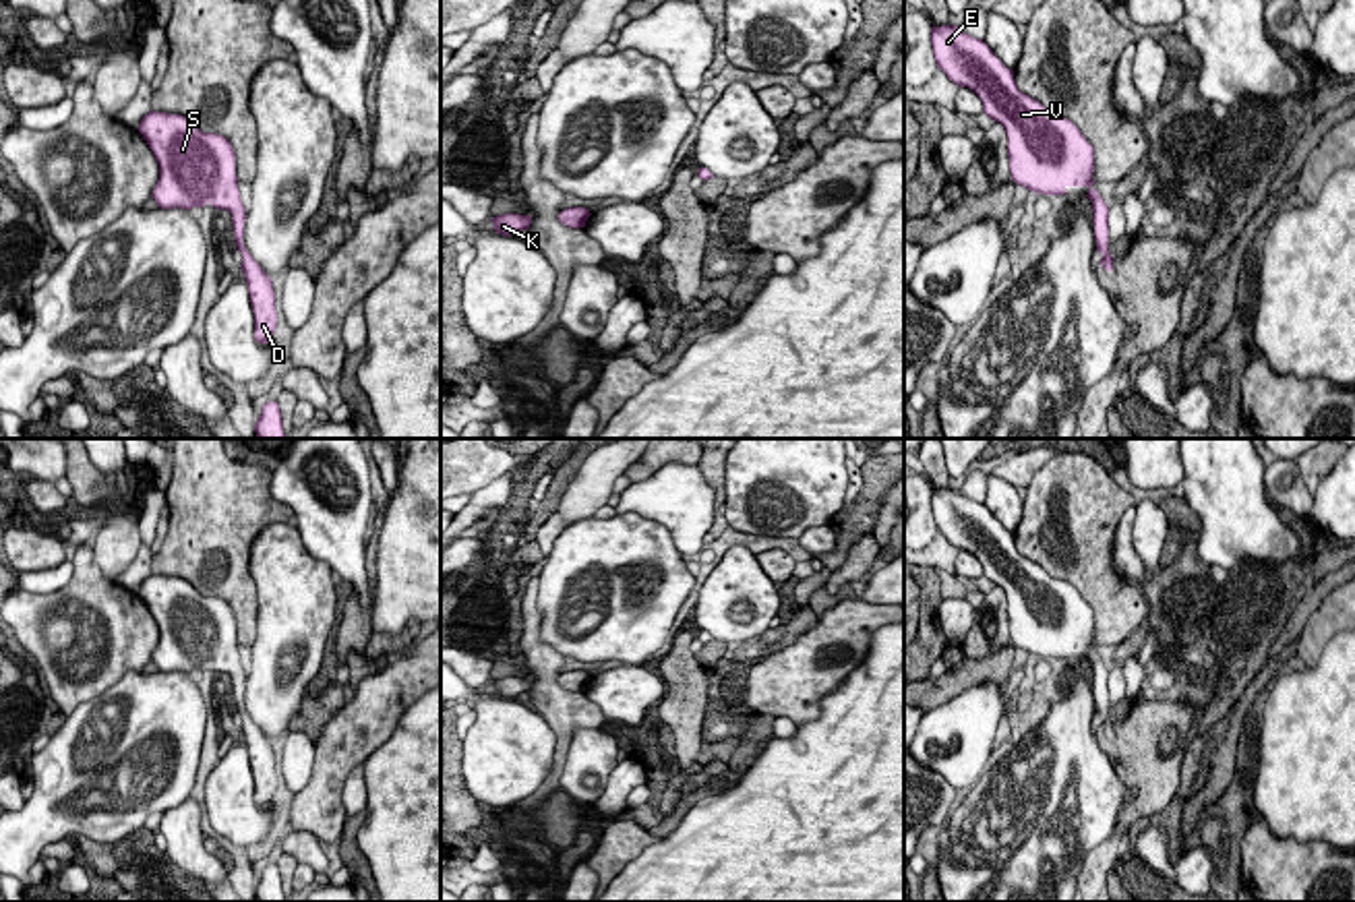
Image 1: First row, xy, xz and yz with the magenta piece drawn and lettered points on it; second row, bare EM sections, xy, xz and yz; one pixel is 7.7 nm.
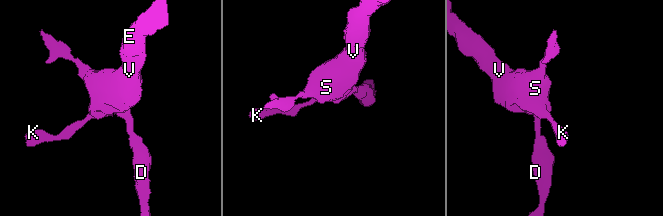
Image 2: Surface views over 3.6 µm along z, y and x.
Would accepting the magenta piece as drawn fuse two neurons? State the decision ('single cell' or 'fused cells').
single cell

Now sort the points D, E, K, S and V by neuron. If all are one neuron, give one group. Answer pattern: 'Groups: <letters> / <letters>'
Groups: D E K S V

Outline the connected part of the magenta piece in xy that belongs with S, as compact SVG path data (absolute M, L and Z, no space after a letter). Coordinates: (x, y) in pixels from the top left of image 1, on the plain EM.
M149 575L139 588L159 627L153 662L161 672L192 672L207 666L232 676L236 710L242 716L242 734L254 776L254 803L269 807L277 790L275 755L271 741L246 714L246 672L238 654L236 617L232 606L217 596L199 594L186 579Z

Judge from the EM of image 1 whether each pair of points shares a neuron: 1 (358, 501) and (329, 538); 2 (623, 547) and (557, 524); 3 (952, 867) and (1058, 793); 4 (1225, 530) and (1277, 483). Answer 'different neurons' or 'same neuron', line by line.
1: same neuron
2: different neurons
3: same neuron
4: different neurons

